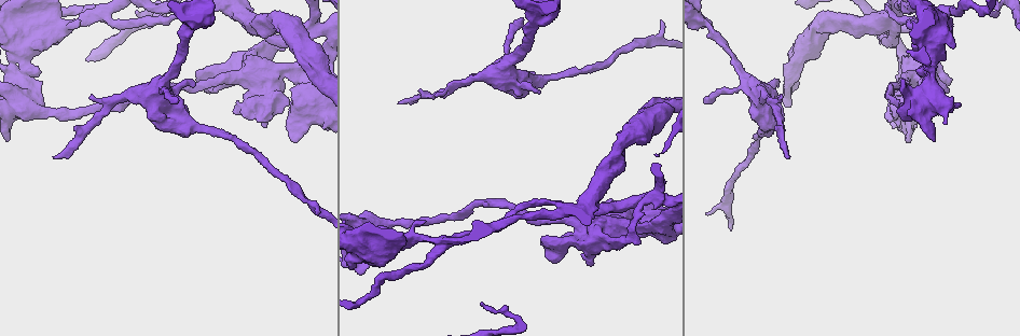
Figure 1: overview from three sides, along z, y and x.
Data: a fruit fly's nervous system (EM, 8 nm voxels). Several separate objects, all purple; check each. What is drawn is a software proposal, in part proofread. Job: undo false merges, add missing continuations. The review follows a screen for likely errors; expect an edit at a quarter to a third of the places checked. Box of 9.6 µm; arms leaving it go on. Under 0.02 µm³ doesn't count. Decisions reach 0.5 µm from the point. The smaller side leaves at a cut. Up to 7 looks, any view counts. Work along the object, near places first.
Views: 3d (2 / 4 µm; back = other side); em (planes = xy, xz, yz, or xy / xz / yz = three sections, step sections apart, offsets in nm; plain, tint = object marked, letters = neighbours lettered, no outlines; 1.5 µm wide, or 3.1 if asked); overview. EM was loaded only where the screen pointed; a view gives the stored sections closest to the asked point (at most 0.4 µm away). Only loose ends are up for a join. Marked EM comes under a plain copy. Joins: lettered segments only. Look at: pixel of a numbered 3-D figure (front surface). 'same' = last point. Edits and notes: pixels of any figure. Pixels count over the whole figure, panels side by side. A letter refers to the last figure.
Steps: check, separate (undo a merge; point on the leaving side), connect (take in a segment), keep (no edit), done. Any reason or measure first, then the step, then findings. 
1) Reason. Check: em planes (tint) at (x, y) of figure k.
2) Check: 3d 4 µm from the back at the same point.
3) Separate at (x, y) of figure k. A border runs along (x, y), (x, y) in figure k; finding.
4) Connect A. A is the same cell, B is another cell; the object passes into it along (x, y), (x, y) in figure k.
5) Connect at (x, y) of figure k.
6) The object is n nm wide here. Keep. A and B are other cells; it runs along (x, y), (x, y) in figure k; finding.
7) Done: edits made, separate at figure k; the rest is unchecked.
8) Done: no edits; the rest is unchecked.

Thick end. Check: 3d 2 µm at (259, 121) of figure 1.

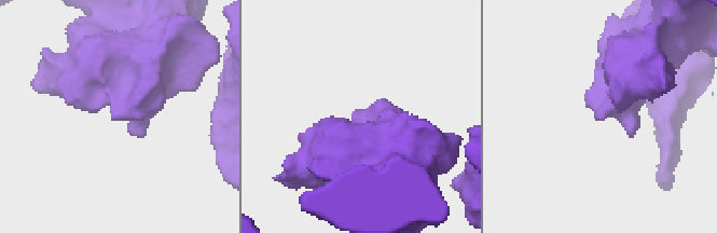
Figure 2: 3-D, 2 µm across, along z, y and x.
Now the EM. Check: em yz step 4 (tint) at (114, 118) of figure 2.

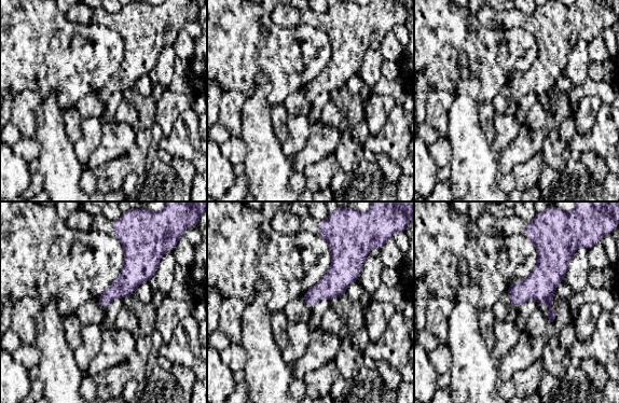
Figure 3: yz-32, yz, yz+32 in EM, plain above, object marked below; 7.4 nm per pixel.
Cut it another way. Check: em planes (letters) at the same point.

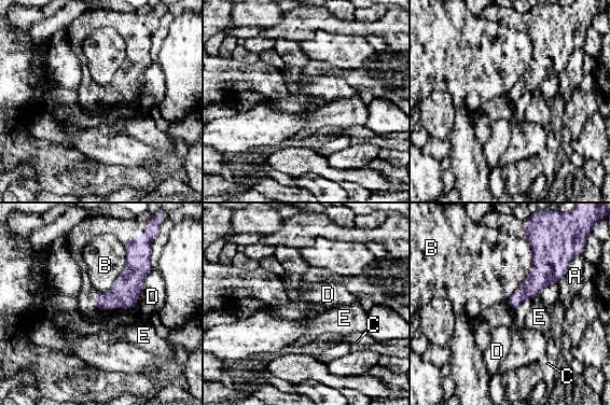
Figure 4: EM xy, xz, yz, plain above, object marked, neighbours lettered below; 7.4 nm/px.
Keep. A, B, C, D and E are other cells; a border runs along (527, 240), (531, 267), (505, 301) in figure 4; none of them fits.

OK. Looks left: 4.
Tapers out. Check: 3d 4 µm at (401, 103) of figure 1.

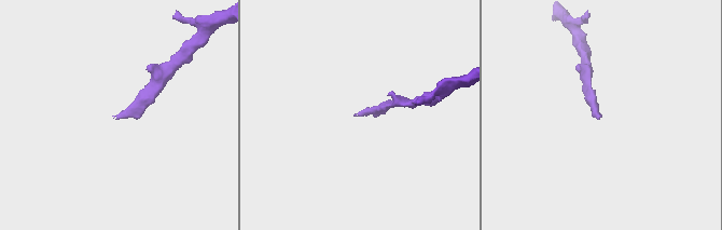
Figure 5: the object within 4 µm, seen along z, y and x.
Check: em planes (letters) at (356, 113) of figure 5.

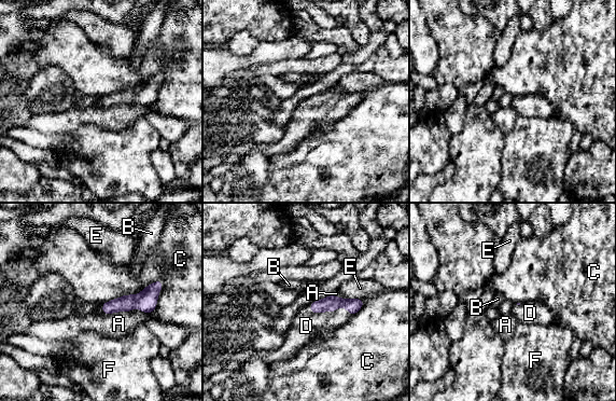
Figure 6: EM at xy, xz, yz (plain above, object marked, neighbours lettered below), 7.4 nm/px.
Connect D. D is the same cell, A, B, C, E and F are other cells; the neuron continues.

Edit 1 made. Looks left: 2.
Side arm on a straight run. Check: 3d 4 µm from the back at (660, 200) of figure 1.

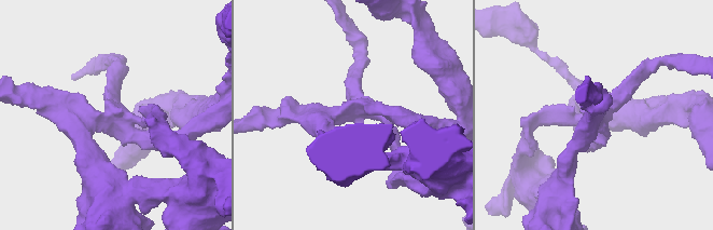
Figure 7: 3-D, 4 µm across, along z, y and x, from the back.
3 arms meet here; the arms are 220, 220, 300 nm wide. Check: em planes (letters) at (349, 110) of figure 7.

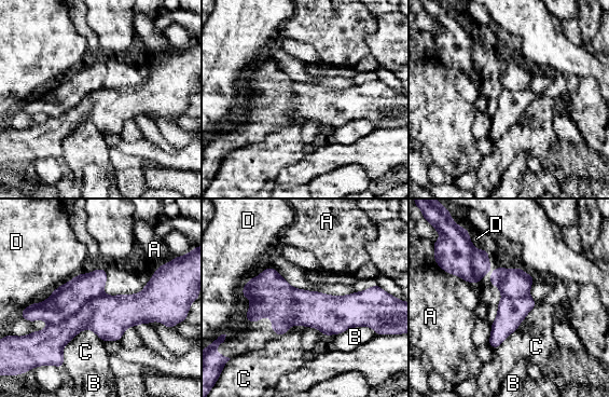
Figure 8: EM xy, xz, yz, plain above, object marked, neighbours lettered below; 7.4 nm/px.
The longest contact is with C, 380 nm. Separate at (108, 316) of figure 8. A, B, C and D are other cells; the part that leaves runs along (163, 297), (42, 333) in figure 8; two neurons meet here.

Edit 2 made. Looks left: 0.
Done: edits made, connect at figure 6, separate at figure 8; the rest is unchecked.

